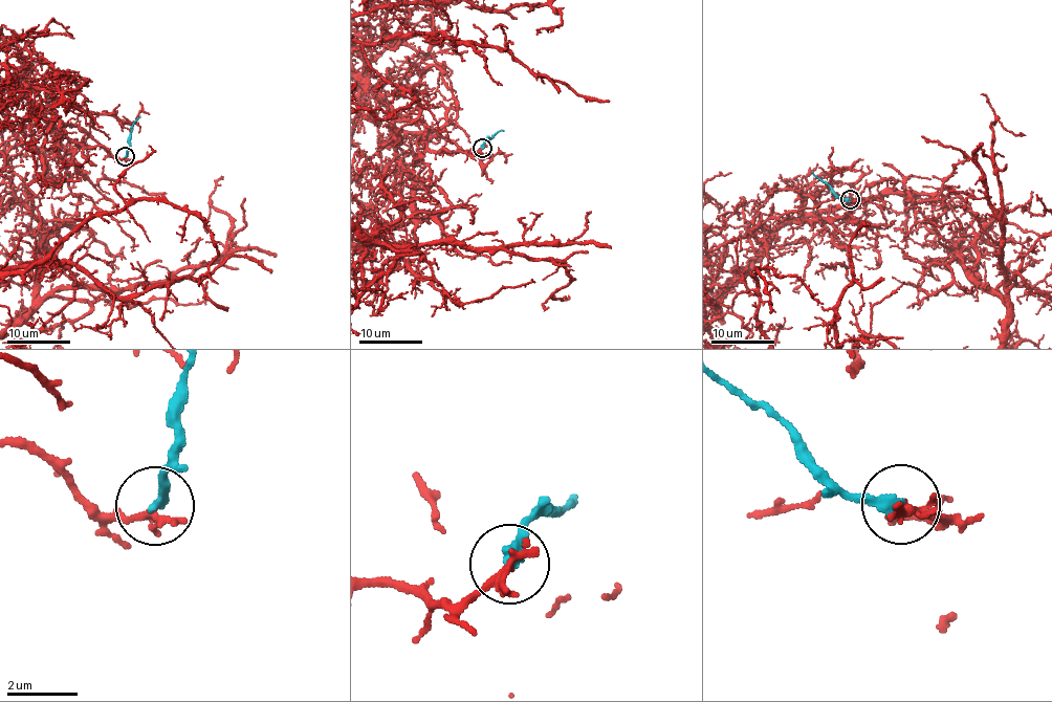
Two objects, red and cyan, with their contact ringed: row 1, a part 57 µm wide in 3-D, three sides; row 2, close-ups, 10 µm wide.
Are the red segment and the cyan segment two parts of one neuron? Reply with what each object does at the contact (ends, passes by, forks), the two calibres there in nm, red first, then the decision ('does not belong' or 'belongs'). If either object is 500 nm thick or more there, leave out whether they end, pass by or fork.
red forks | cyan ends | 140/240 nm | belongs

